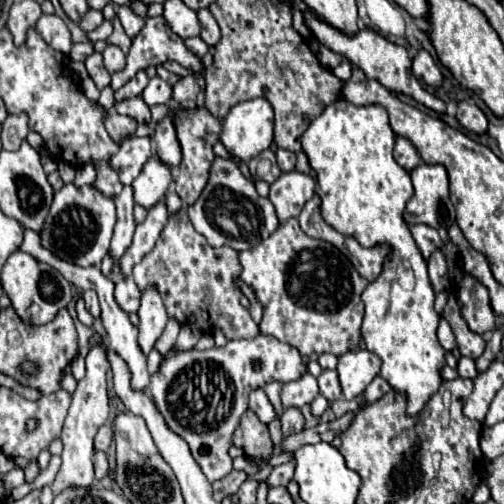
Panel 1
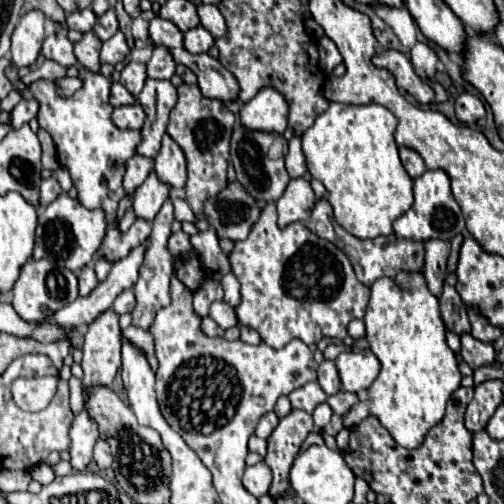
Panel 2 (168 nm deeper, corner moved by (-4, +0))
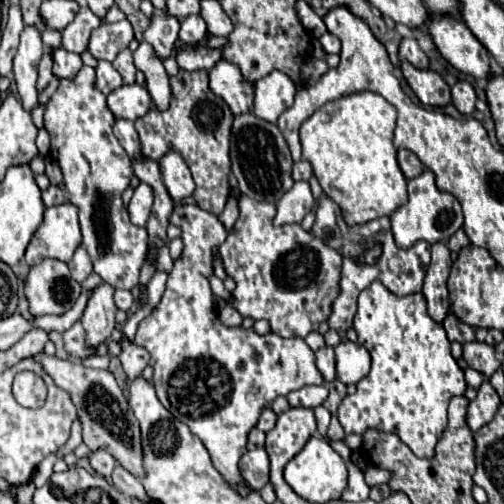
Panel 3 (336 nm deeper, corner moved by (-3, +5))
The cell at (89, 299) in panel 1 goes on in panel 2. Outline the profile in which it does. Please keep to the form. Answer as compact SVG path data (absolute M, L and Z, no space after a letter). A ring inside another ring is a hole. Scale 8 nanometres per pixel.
M87 264L81 272L79 272L79 296L89 296L89 292L93 292L93 288L97 288L99 280L95 276L93 264Z

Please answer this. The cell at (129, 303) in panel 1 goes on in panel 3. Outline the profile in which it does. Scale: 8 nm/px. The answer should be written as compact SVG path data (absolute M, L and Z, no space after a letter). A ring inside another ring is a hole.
M116 289L114 293L114 301L116 301L116 307L122 309L122 311L130 311L132 303L134 303L134 297L130 291L124 291L124 289Z

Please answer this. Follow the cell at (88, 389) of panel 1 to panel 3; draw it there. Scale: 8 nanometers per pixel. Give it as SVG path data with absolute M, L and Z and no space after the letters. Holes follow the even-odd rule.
M102 283L92 289L92 295L88 299L88 305L82 315L82 325L88 333L88 345L96 347L100 341L106 341L110 333L114 331L114 287L108 283Z

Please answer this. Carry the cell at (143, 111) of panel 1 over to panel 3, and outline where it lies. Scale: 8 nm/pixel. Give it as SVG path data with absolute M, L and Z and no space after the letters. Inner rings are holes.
M98 61L98 65L94 67L96 71L96 79L94 79L94 87L98 91L112 91L116 87L122 85L122 79L120 79L120 73L108 63L108 61Z

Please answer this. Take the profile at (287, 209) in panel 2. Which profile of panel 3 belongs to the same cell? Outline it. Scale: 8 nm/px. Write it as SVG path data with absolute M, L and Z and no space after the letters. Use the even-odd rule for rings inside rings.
M296 181L290 191L282 195L278 201L278 213L274 217L276 225L286 225L286 223L302 223L302 219L310 213L314 205L314 197L310 191L308 181Z

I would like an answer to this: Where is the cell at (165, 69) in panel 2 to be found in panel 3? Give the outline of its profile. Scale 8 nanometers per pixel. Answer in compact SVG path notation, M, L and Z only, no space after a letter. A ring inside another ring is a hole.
M166 11L154 13L150 17L150 25L144 31L144 39L154 47L156 55L164 59L174 53L178 29L180 29L180 21L174 15L168 15Z

